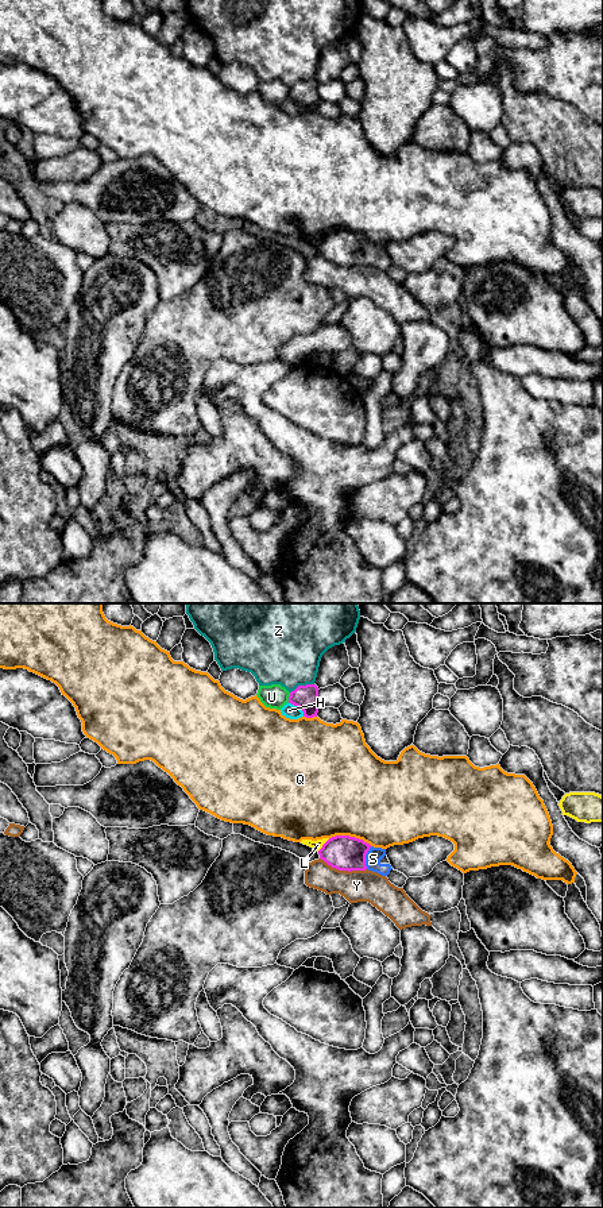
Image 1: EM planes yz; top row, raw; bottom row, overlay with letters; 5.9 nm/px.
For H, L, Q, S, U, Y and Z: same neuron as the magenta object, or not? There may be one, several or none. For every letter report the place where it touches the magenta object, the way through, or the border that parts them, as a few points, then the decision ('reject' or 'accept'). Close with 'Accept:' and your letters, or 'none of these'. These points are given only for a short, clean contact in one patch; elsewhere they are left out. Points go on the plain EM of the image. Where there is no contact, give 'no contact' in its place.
H: meets magenta in yz at (298, 101); reject
L: meets magenta in yz at (323, 240); reject
Q: meets magenta in yz at (351, 232); reject
S: meets magenta in yz at (364, 253); runs through yz (341, 247), (364, 253), (372, 254); accept
U: meets magenta in yz at (289, 93); reject
Y: meets magenta in yz at (343, 265); reject
Z: meets magenta in yz at (301, 81); reject
Accept: S

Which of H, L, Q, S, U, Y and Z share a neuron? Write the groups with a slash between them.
H / L / Q / S / U / Y / Z

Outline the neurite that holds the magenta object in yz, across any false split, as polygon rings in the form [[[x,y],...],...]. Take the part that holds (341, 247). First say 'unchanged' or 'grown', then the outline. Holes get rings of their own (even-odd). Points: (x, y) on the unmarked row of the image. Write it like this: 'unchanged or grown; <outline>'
grown; [[[349,231],[329,234],[318,246],[320,254],[339,266],[372,266],[387,271],[393,265],[390,259],[382,259],[386,244],[374,243],[363,235]]]

